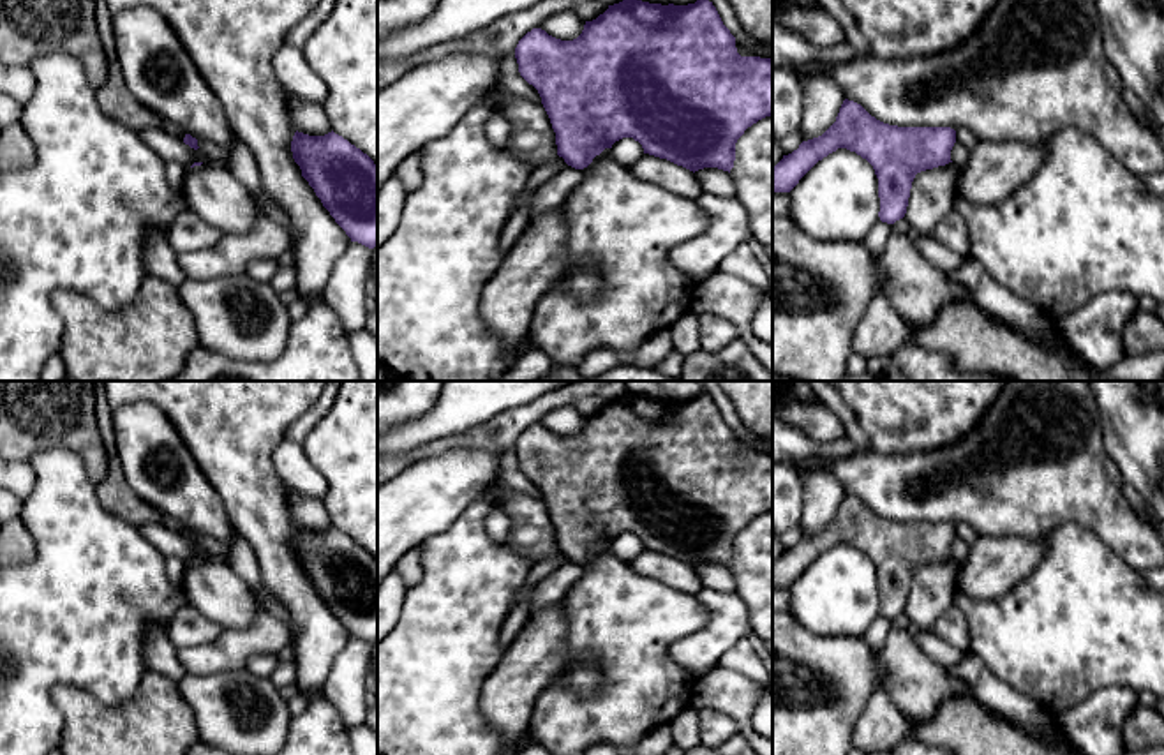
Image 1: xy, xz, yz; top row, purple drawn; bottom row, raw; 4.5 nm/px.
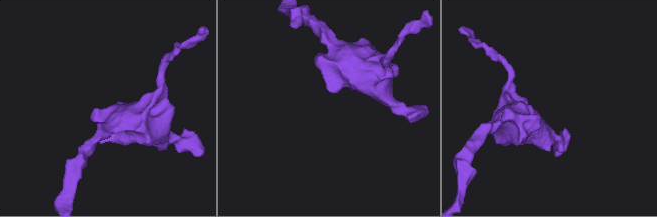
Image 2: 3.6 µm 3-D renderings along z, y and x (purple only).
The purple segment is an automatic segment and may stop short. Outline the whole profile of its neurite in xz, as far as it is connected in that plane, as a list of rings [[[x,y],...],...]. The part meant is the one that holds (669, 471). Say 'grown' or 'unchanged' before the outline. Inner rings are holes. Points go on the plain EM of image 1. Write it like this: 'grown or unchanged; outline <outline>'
unchanged; outline [[[626,392],[623,397],[608,400],[608,404],[596,415],[586,416],[582,429],[573,436],[561,436],[541,423],[533,423],[519,436],[515,453],[520,471],[533,480],[541,492],[541,499],[556,527],[557,550],[575,564],[587,563],[596,550],[600,550],[605,543],[612,543],[616,536],[633,533],[642,540],[644,549],[667,554],[693,568],[704,563],[718,563],[730,568],[735,556],[737,534],[758,515],[772,512],[772,453],[741,452],[735,443],[735,432],[723,420],[713,397],[704,392],[688,400],[661,400]]]

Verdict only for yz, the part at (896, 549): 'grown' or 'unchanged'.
unchanged

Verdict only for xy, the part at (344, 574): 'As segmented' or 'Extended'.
As segmented

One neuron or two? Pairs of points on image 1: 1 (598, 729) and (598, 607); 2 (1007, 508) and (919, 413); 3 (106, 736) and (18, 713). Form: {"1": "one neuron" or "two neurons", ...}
{"1": "one neuron", "2": "two neurons", "3": "two neurons"}

